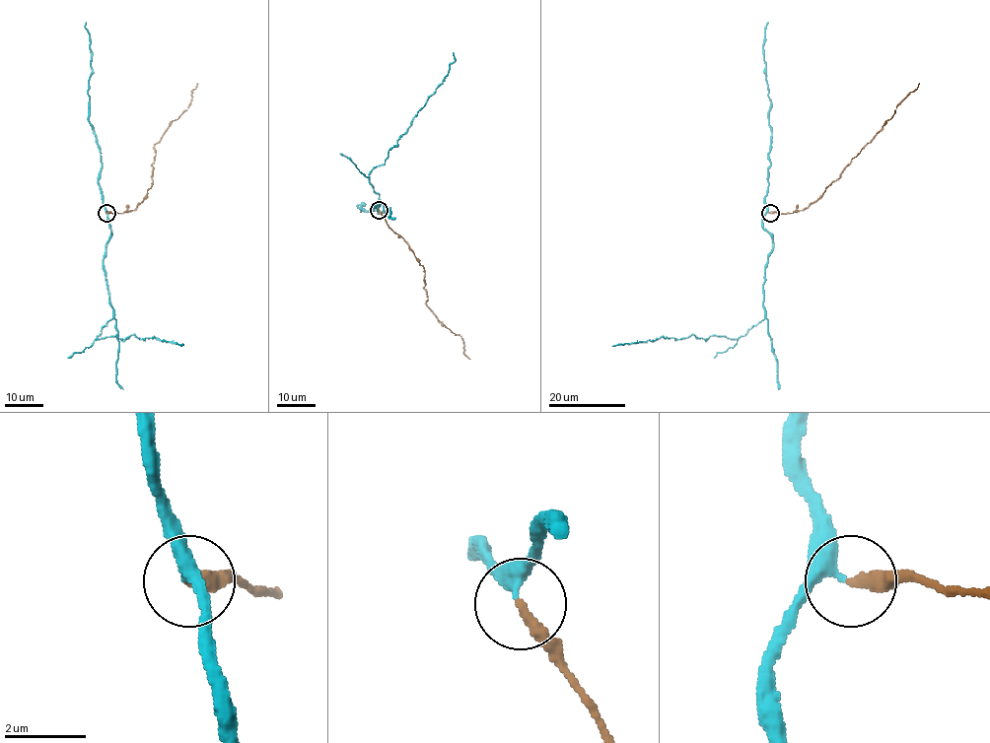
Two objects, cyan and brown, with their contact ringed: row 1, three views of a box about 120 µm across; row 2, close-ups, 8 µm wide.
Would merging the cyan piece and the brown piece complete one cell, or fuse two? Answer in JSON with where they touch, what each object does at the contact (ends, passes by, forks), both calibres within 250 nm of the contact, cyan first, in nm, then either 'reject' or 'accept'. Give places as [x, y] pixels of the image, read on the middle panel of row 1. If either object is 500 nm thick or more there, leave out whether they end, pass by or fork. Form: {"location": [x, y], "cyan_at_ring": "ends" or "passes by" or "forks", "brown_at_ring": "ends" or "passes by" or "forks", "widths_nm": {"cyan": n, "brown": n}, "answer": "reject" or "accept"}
{"location": [379, 210], "cyan_at_ring": "passes by", "brown_at_ring": "ends", "widths_nm": {"cyan": 280, "brown": 320}, "answer": "accept"}

